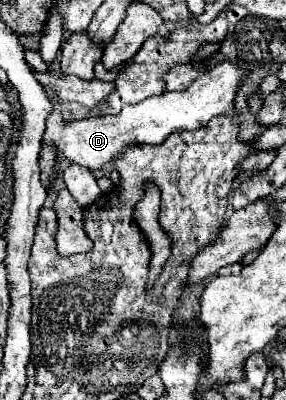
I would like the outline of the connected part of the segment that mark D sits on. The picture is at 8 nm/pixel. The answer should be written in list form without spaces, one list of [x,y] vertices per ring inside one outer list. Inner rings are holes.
[[[223,62],[219,68],[203,74],[183,92],[165,92],[163,96],[145,98],[139,104],[123,108],[117,116],[93,116],[67,122],[55,108],[47,118],[47,134],[43,136],[43,148],[53,148],[57,156],[67,160],[81,160],[81,166],[89,170],[101,170],[107,162],[123,154],[135,144],[159,144],[171,132],[195,130],[207,124],[217,114],[233,112],[233,100],[239,82],[245,78],[245,70],[233,62]]]

